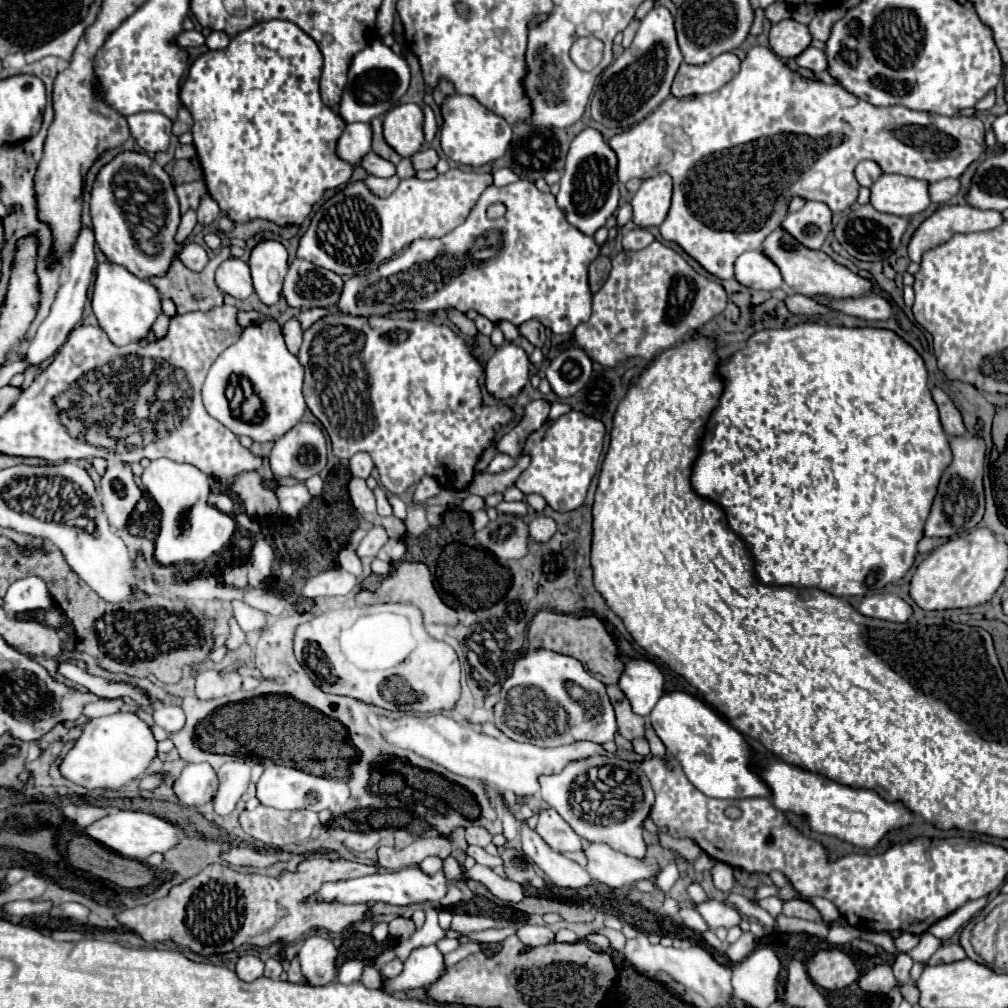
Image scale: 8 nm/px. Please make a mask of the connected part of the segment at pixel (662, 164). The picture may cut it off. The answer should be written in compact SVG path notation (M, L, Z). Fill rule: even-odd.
M753 46L747 52L739 74L727 82L723 90L703 96L669 96L635 128L613 136L609 146L619 158L617 174L623 184L631 178L651 178L657 172L673 176L673 206L659 226L659 232L665 240L677 242L707 272L721 280L733 278L735 260L747 250L761 248L763 240L779 228L787 216L791 198L801 196L805 200L825 202L831 212L851 208L859 194L859 182L853 172L861 160L873 160L889 174L939 182L959 178L967 166L987 150L983 122L975 116L951 118L931 112L911 112L911 108L903 106L873 106L843 86L829 86L799 76L765 46Z

